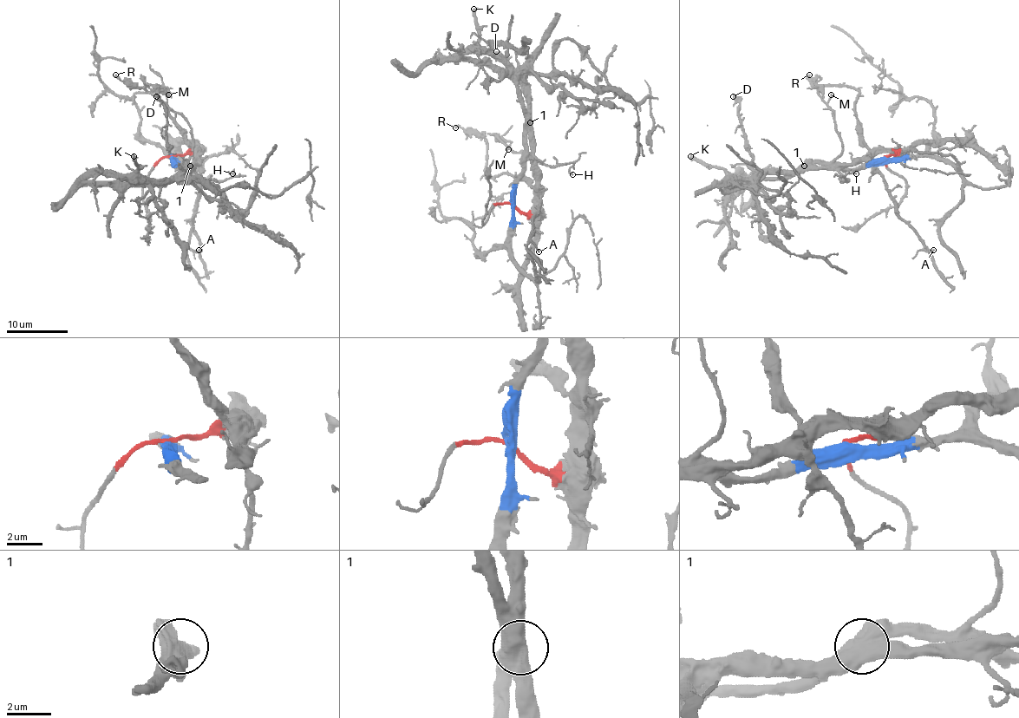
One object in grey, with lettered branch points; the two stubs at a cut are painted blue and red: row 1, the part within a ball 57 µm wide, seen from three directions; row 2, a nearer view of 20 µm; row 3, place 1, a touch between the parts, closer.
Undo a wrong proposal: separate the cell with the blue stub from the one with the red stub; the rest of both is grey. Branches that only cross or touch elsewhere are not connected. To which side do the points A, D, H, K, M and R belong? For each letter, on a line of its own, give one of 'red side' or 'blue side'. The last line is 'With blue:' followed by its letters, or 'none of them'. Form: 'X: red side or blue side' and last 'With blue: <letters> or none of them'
A: red side
D: red side
H: red side
K: red side
M: blue side
R: red side
With blue: M

